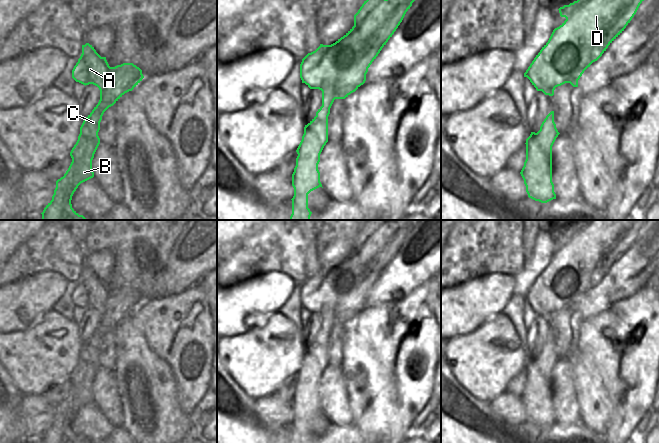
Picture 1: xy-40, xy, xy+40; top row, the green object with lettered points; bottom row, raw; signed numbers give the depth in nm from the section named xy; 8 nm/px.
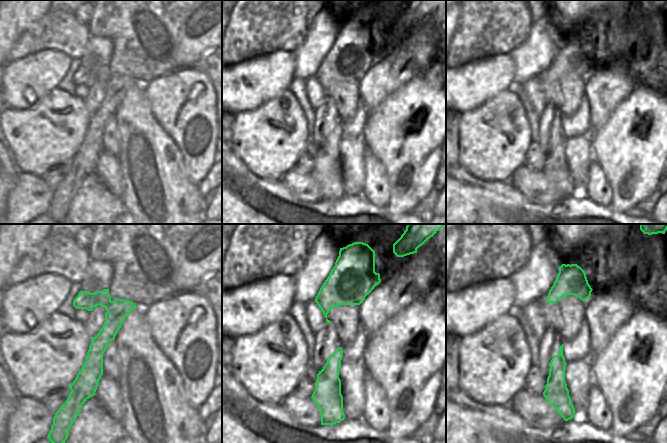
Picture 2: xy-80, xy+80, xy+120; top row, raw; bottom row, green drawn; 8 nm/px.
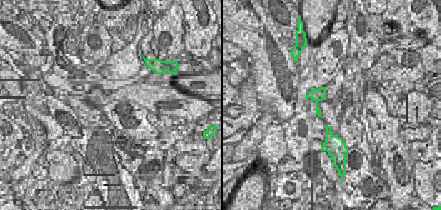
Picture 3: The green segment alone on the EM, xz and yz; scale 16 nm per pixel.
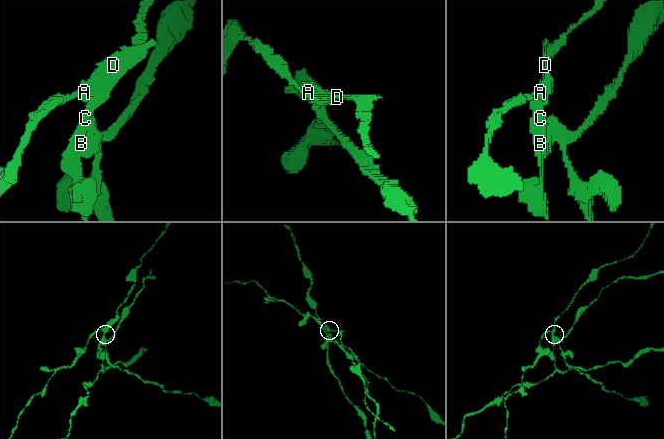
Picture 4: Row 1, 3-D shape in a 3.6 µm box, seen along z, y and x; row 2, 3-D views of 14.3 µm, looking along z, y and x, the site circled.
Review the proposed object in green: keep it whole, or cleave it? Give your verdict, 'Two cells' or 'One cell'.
Two cells

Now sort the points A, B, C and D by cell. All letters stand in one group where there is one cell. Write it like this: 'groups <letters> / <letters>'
groups A D / B C

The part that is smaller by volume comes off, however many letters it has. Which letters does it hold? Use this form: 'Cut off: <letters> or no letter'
Cut off: A, D

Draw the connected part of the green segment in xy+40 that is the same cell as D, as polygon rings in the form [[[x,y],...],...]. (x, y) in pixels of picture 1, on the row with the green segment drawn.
[[[577,0],[560,7],[559,13],[566,20],[555,28],[548,40],[536,55],[526,72],[537,91],[547,91],[549,87],[570,83],[573,69],[587,69],[592,62],[592,50],[608,24],[632,0]]]

